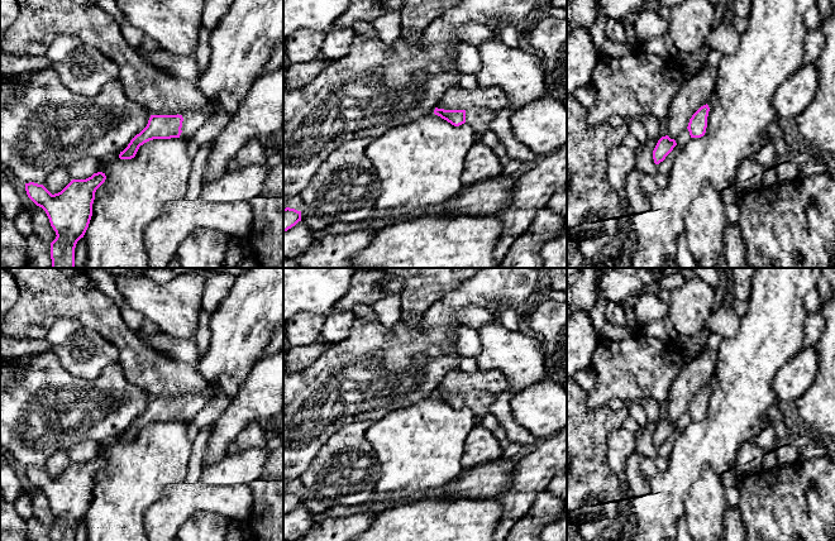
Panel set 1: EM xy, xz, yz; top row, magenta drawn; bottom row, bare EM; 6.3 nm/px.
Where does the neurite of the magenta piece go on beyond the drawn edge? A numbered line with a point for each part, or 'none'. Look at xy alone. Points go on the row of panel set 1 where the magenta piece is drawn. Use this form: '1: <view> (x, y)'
1: xy (194, 119)

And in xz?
1: xz (478, 118)

